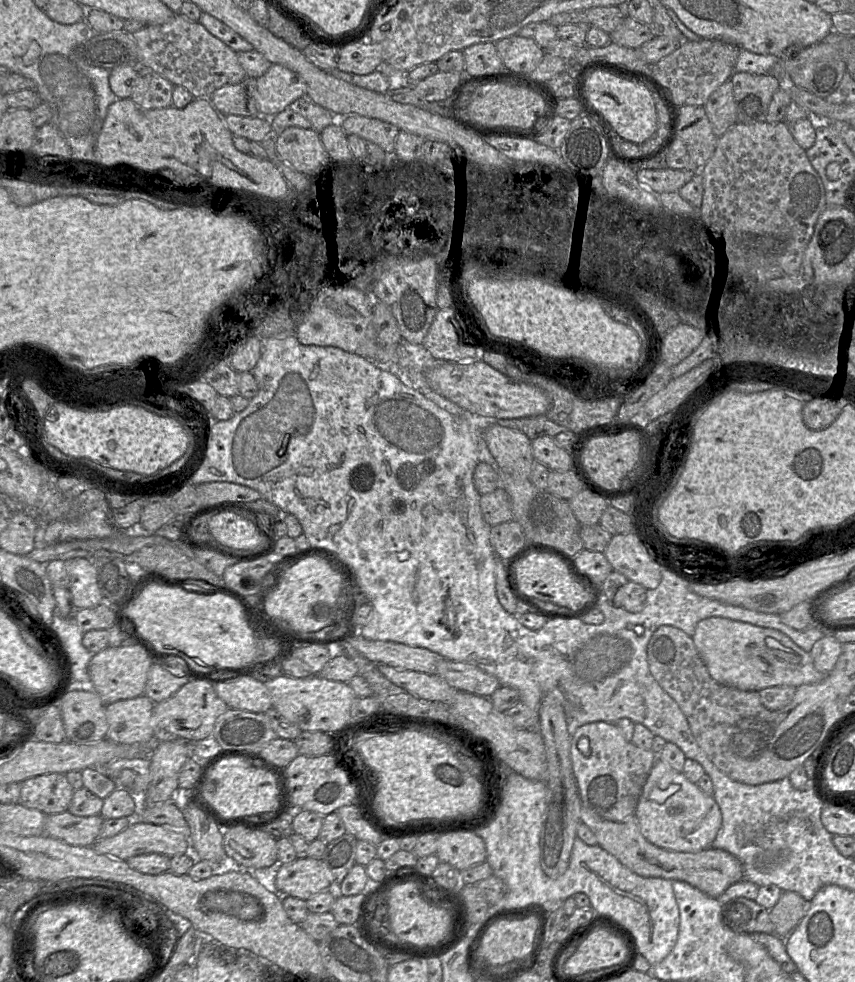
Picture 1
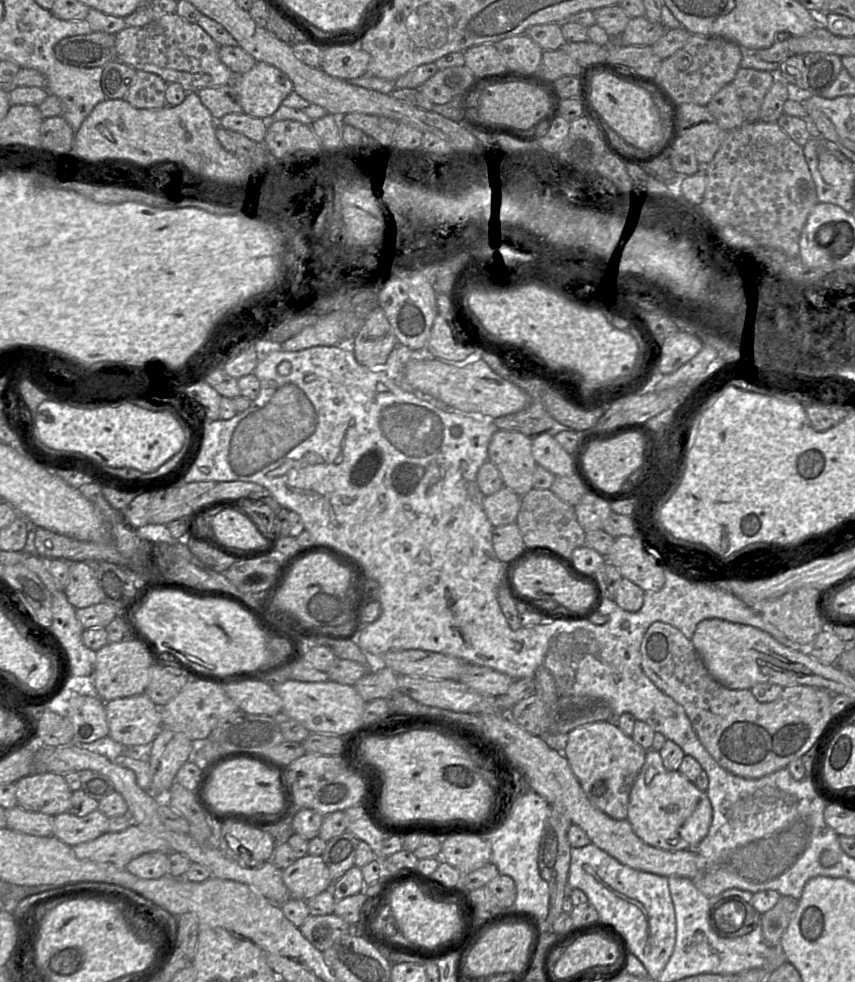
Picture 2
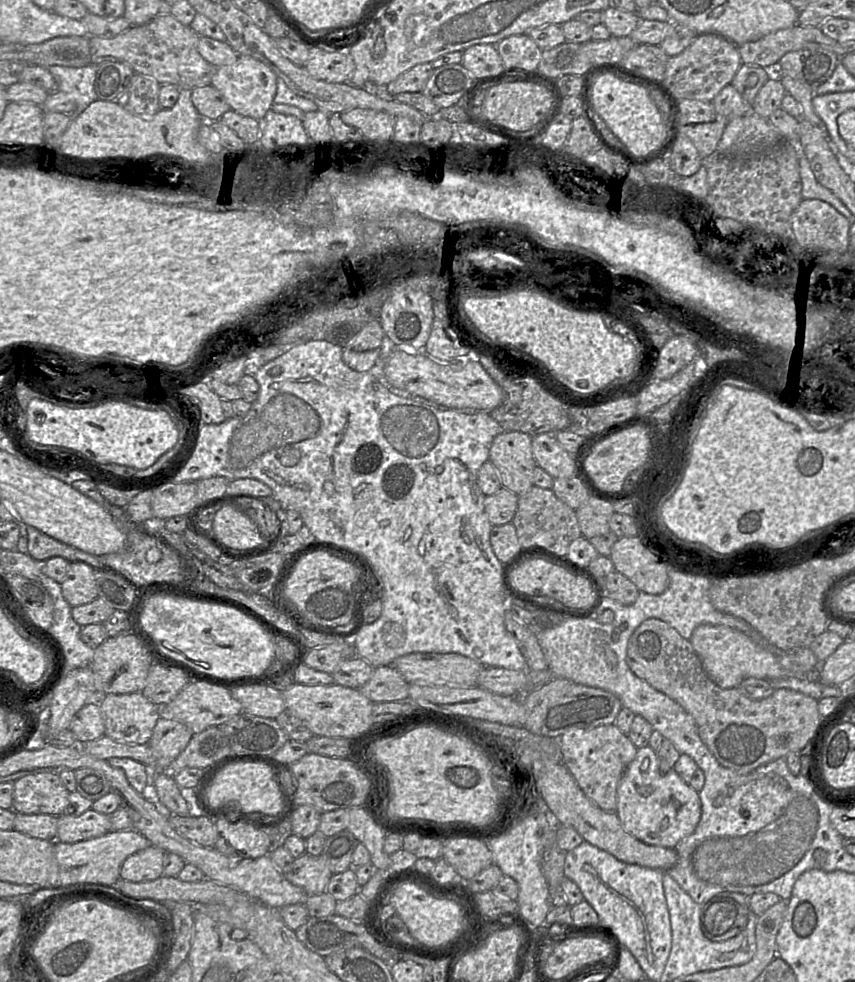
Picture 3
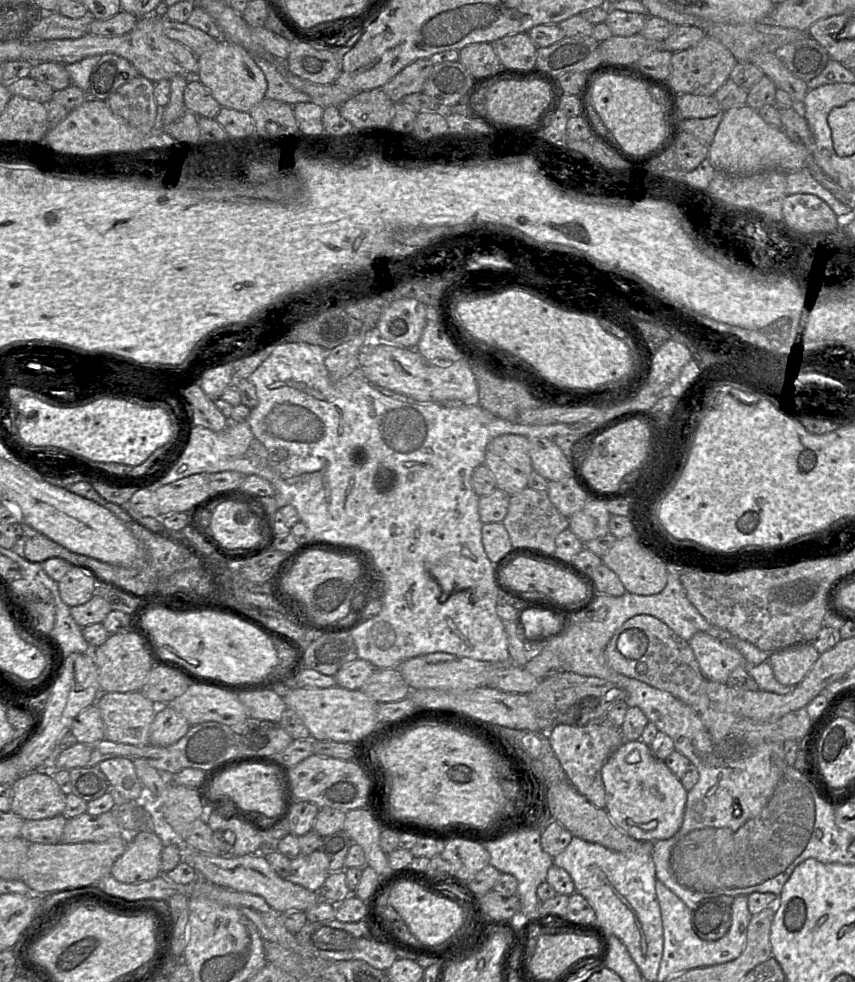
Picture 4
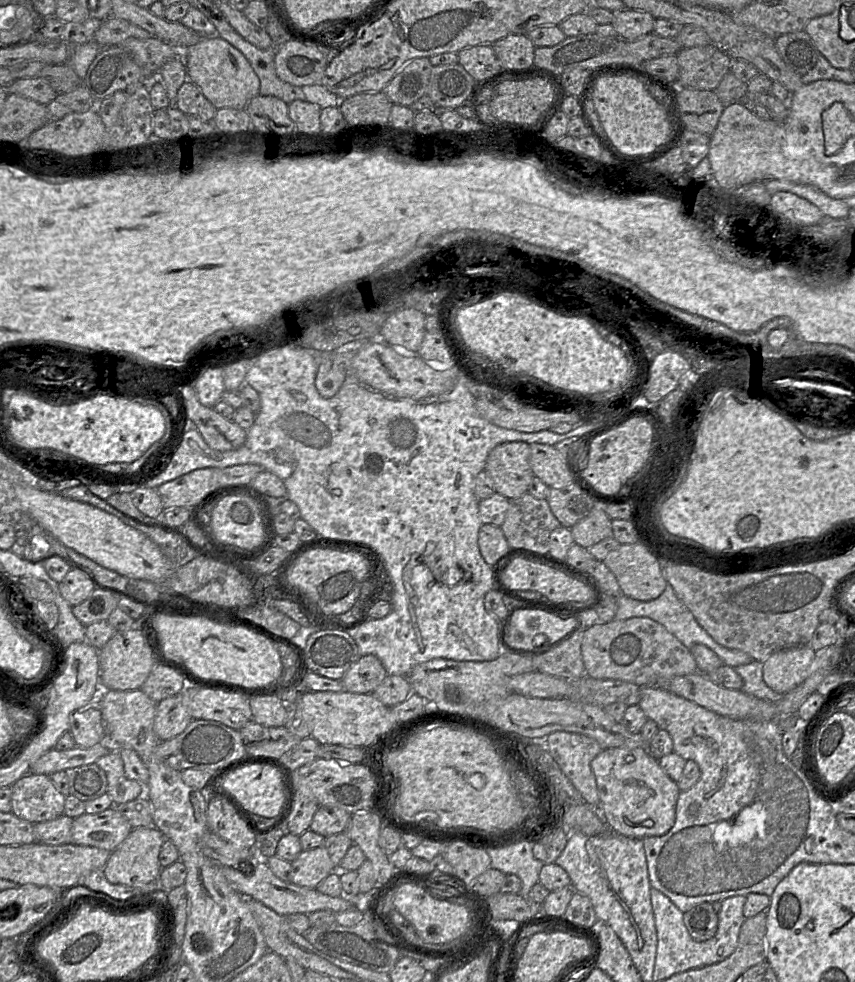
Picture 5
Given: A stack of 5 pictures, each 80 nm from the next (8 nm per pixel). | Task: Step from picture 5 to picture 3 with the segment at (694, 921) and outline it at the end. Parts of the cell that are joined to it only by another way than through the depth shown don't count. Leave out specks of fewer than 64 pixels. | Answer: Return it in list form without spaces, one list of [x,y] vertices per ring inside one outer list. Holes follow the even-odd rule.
[[[715,896],[706,904],[701,905],[701,927],[704,935],[711,941],[724,942],[742,932],[749,919],[749,903],[739,903],[729,896]]]

